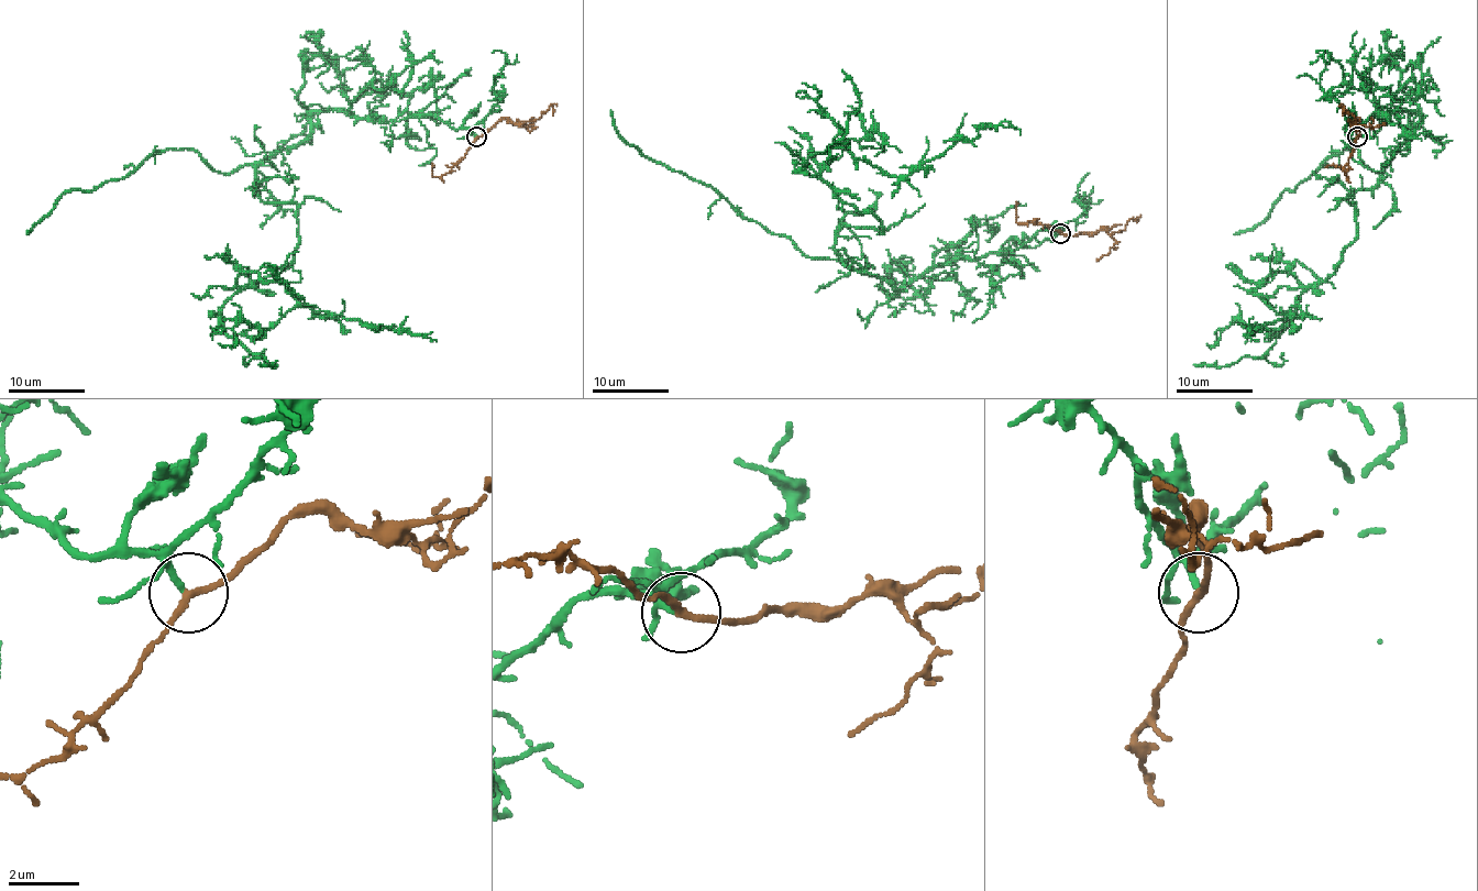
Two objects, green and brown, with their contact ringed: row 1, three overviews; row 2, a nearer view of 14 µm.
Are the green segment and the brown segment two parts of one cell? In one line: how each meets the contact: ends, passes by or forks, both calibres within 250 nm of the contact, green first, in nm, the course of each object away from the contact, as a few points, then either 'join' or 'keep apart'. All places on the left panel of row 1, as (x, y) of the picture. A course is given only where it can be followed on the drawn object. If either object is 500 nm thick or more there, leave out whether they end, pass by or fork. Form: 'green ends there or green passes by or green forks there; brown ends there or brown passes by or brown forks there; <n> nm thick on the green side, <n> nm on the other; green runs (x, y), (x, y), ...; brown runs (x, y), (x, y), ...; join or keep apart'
green passes by; brown passes by; 120 nm thick on the green side, 180 nm on the other; green runs (476, 136), (323, 110), (251, 186), (296, 206), (293, 259), (221, 309), (229, 336), (296, 307), (436, 341); brown runs (476, 136), (486, 134), (503, 119), (531, 129), (551, 106), (553, 116); join

